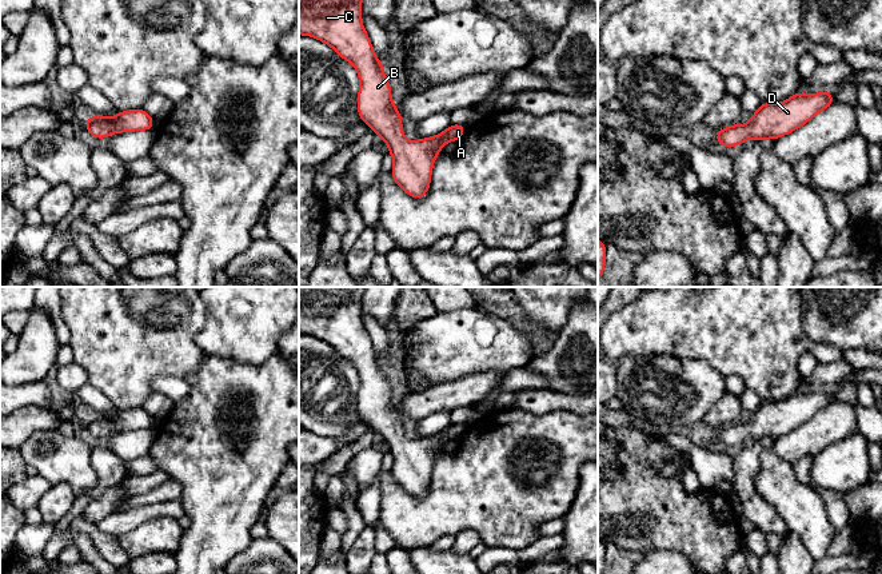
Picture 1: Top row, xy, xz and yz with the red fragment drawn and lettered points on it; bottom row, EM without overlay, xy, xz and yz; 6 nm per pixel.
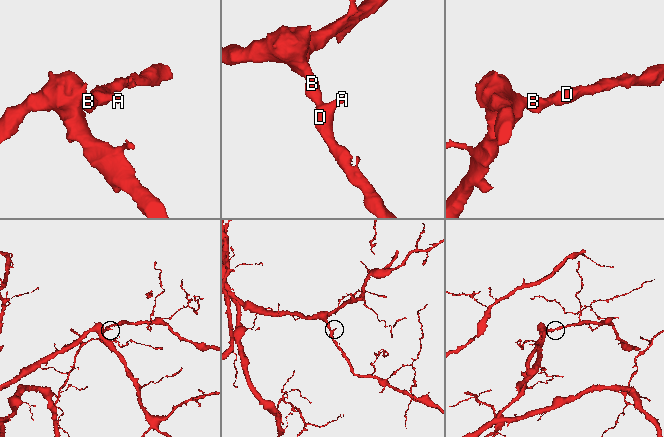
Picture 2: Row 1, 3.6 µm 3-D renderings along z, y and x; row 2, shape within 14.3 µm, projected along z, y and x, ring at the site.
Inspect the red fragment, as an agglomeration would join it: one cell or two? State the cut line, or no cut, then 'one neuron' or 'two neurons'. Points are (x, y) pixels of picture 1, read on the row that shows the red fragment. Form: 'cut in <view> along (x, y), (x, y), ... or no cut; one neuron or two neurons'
no cut; one neuron

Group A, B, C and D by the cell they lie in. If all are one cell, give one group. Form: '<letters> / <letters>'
A B C D

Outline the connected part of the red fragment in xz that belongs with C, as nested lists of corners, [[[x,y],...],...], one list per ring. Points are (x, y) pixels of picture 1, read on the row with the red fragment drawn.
[[[299,0],[299,35],[312,36],[328,44],[342,59],[354,65],[360,80],[356,99],[359,117],[387,143],[387,152],[394,158],[391,170],[394,182],[411,198],[422,199],[428,192],[434,162],[440,148],[447,141],[458,141],[467,125],[451,124],[434,137],[416,141],[404,137],[400,112],[391,99],[391,84],[362,23],[362,0]]]

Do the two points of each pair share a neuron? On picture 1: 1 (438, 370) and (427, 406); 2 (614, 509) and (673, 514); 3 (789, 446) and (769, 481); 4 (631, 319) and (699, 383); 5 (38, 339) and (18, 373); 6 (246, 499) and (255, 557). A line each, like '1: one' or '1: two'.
1: two
2: one
3: two
4: two
5: one
6: two

